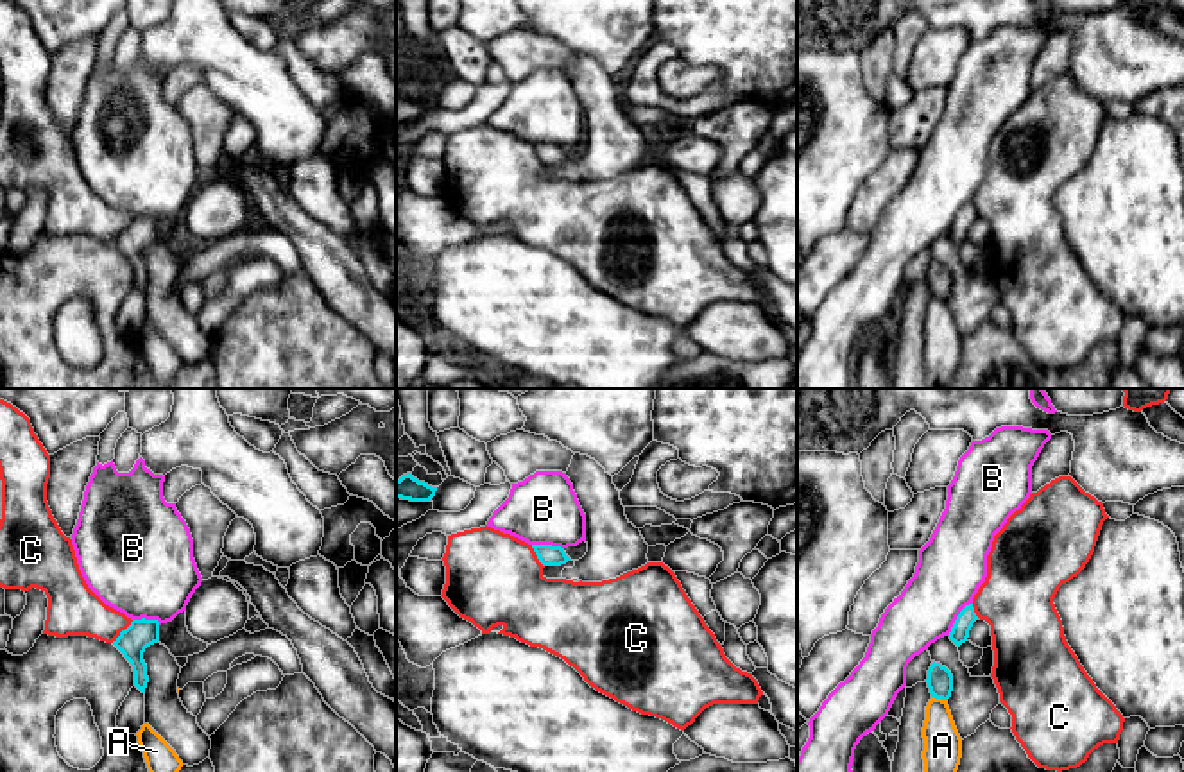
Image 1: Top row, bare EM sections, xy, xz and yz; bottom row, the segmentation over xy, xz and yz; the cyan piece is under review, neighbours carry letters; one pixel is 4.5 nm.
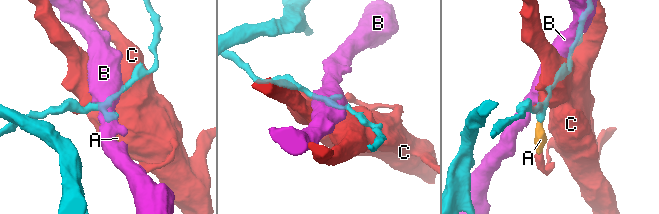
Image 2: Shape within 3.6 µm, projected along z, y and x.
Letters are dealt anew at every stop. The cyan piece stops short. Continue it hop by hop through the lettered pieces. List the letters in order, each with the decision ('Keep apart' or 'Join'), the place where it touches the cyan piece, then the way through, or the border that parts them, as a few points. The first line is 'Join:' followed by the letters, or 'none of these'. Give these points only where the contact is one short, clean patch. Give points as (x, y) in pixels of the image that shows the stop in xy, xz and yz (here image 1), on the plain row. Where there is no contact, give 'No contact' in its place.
Join: none of these
A: Keep apart. Touches cyan at yz (939, 296). Boundary: yz (932, 294), (946, 300)
B: Keep apart. Touches cyan at yz (957, 217)
C: Keep apart. Touches cyan at xy (122, 230)

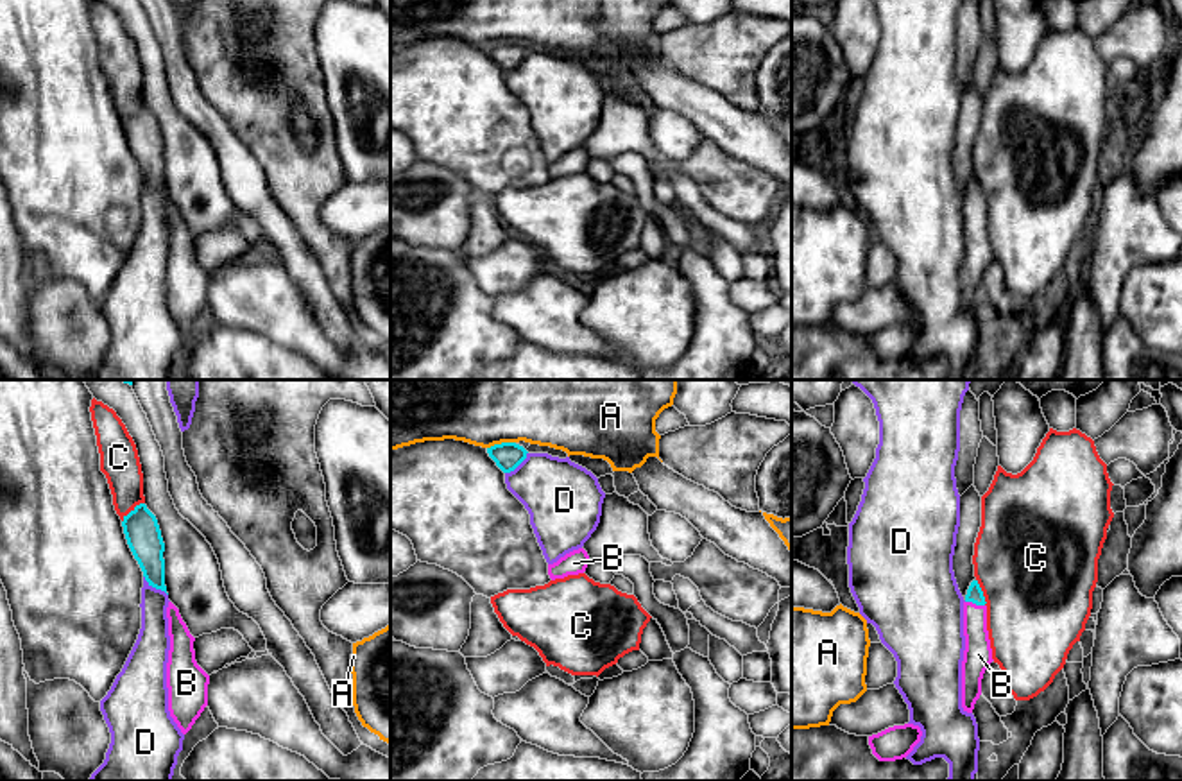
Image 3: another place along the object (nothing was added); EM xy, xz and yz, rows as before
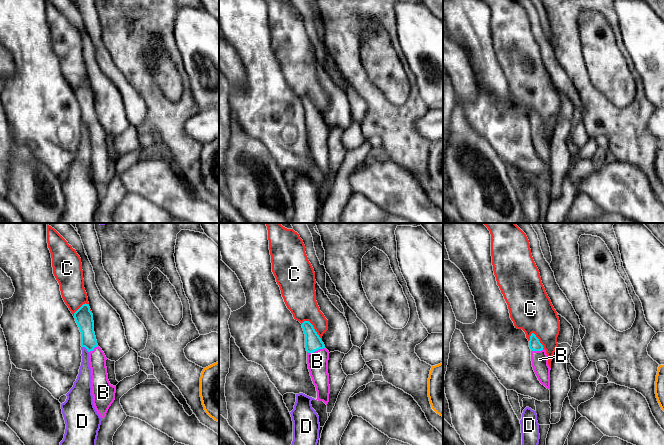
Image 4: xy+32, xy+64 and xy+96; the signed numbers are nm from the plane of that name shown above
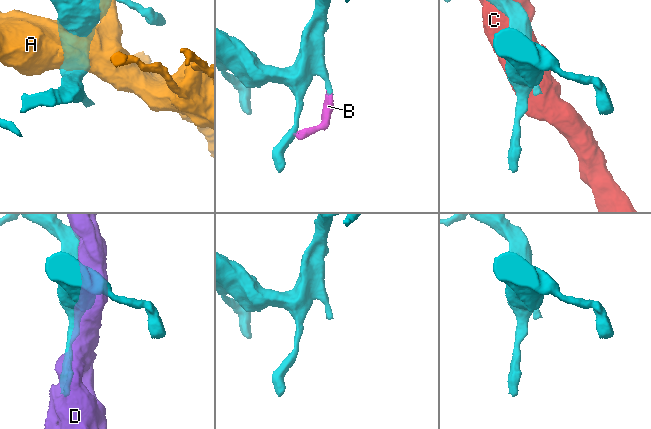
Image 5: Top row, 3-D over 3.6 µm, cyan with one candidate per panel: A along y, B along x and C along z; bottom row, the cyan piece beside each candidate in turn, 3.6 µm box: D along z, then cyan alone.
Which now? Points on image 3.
Join: B
A: Keep apart. Touches cyan at xz (500, 43)
B: Join. Touches cyan at yz (975, 201). Path across: yz (975, 192), (975, 201), (978, 253)
C: Keep apart. Touches cyan at xy (131, 110)
D: Keep apart. Touches cyan at xy (154, 185)

